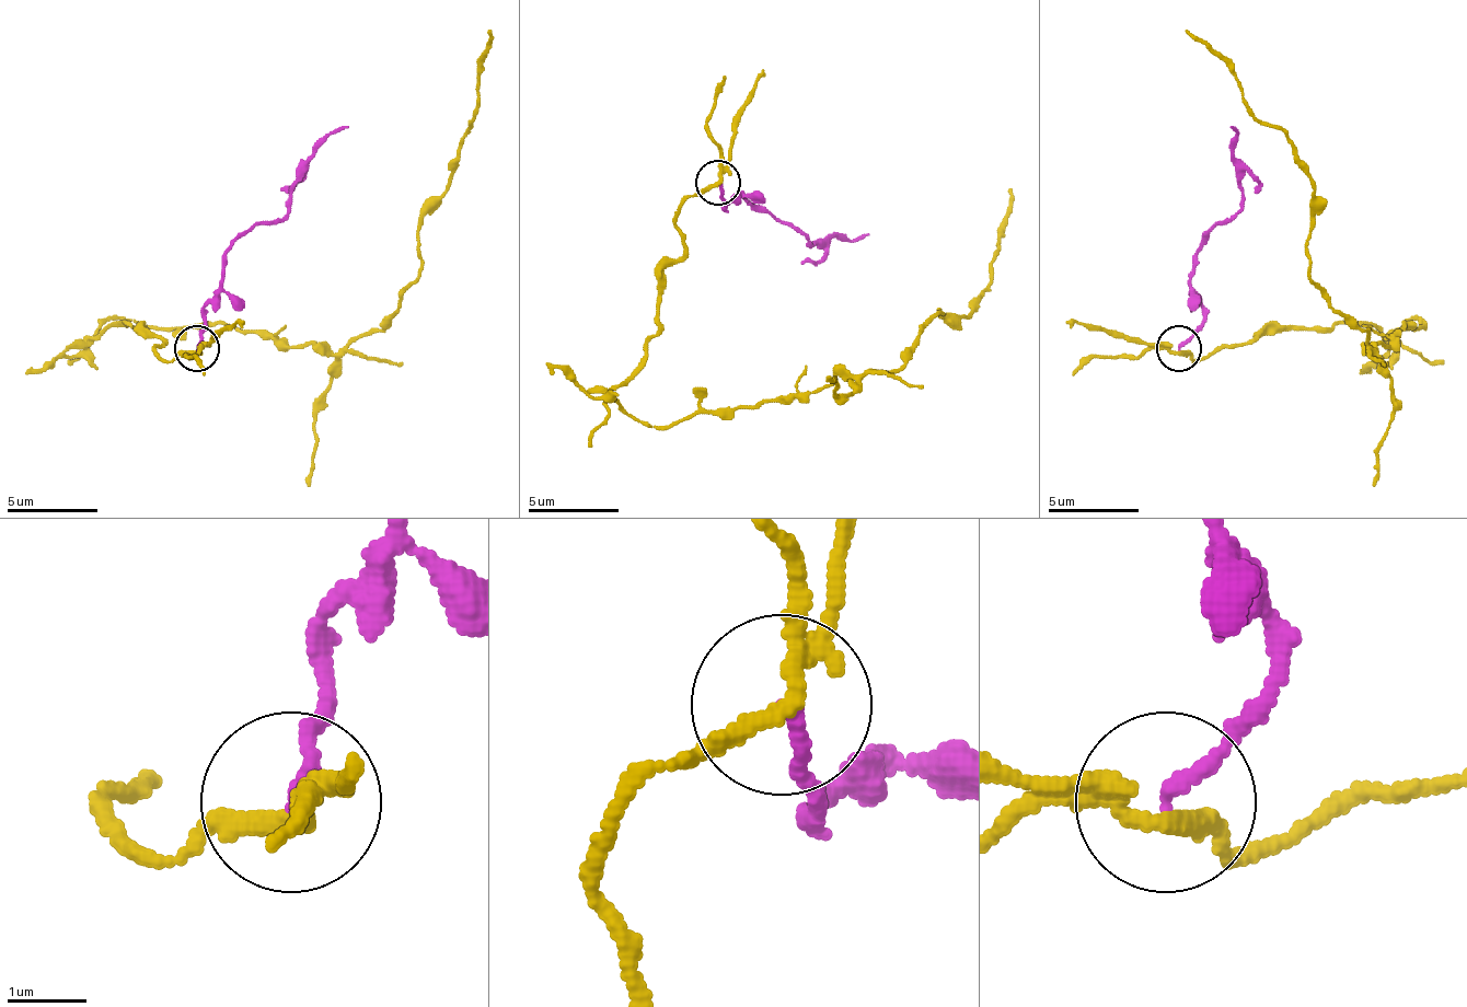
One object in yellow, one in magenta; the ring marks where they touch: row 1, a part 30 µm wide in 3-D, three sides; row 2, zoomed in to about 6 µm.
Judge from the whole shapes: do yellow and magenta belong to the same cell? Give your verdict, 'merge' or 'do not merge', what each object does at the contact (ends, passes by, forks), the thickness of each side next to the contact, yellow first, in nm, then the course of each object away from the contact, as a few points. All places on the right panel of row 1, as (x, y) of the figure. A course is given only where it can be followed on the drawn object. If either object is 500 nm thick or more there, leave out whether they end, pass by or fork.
do not merge | yellow passes by | magenta ends | 240/180 nm | yellow via (1178, 349), (1422, 322), (1377, 354), (1309, 277), (1304, 160), (1187, 29) | magenta via (1178, 349), (1205, 317), (1205, 304), (1191, 286), (1191, 254), (1242, 205), (1232, 128)

